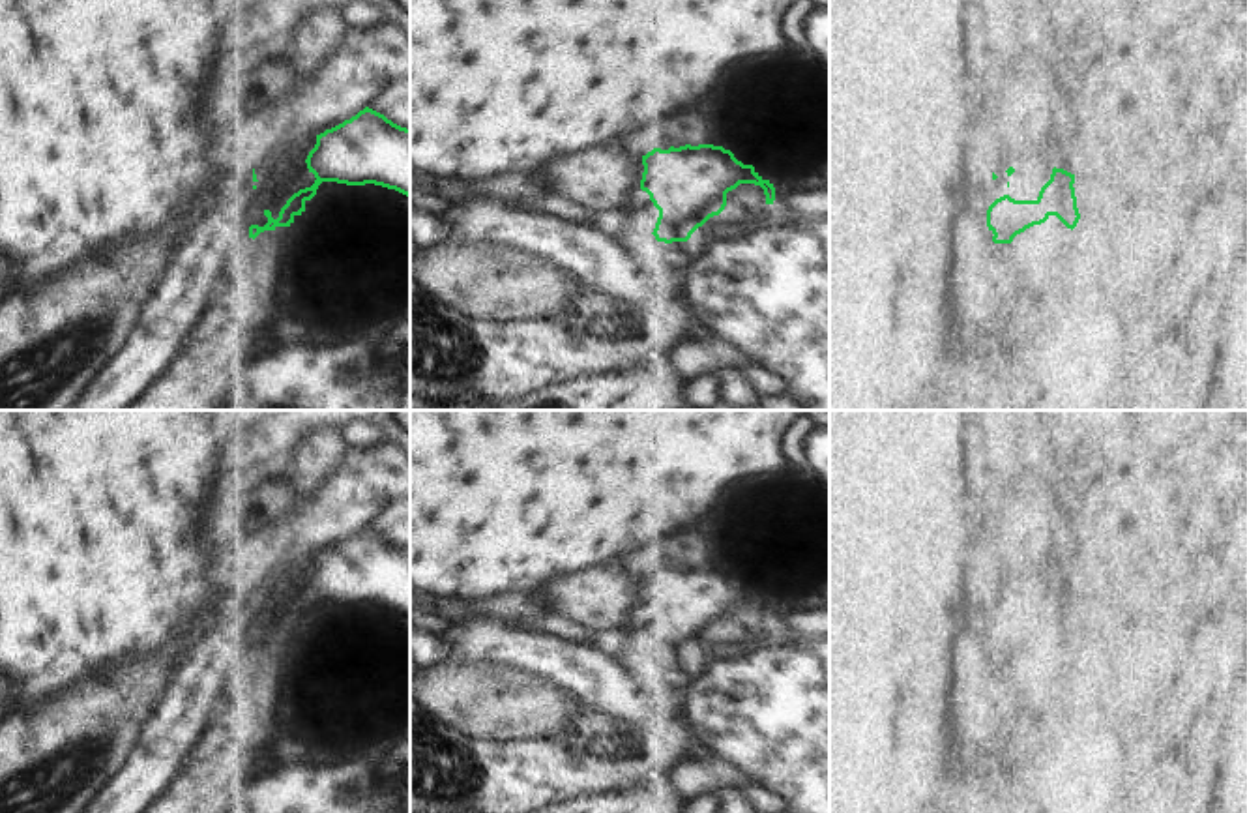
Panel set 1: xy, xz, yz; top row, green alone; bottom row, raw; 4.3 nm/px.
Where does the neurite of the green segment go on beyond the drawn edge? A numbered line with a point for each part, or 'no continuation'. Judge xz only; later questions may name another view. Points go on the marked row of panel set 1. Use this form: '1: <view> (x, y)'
1: xz (639, 214)

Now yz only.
1: yz (1038, 244)

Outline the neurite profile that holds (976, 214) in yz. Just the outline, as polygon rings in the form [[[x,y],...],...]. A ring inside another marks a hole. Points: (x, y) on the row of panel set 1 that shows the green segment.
[[[987,193],[974,195],[966,208],[966,221],[972,227],[987,227],[987,210],[992,204]]]

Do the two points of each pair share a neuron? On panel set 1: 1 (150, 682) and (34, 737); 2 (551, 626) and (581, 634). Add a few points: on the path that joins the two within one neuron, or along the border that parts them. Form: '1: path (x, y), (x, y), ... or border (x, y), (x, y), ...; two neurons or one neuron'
1: path (122, 697), (79, 737), (62, 737); one neuron
2: path (558, 626), (573, 632); one neuron

